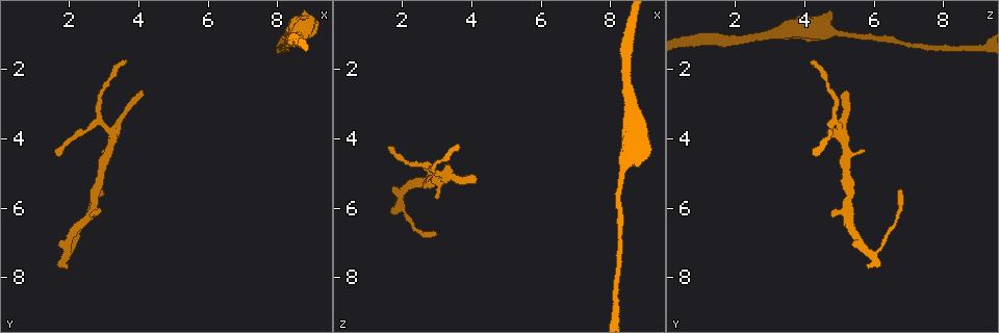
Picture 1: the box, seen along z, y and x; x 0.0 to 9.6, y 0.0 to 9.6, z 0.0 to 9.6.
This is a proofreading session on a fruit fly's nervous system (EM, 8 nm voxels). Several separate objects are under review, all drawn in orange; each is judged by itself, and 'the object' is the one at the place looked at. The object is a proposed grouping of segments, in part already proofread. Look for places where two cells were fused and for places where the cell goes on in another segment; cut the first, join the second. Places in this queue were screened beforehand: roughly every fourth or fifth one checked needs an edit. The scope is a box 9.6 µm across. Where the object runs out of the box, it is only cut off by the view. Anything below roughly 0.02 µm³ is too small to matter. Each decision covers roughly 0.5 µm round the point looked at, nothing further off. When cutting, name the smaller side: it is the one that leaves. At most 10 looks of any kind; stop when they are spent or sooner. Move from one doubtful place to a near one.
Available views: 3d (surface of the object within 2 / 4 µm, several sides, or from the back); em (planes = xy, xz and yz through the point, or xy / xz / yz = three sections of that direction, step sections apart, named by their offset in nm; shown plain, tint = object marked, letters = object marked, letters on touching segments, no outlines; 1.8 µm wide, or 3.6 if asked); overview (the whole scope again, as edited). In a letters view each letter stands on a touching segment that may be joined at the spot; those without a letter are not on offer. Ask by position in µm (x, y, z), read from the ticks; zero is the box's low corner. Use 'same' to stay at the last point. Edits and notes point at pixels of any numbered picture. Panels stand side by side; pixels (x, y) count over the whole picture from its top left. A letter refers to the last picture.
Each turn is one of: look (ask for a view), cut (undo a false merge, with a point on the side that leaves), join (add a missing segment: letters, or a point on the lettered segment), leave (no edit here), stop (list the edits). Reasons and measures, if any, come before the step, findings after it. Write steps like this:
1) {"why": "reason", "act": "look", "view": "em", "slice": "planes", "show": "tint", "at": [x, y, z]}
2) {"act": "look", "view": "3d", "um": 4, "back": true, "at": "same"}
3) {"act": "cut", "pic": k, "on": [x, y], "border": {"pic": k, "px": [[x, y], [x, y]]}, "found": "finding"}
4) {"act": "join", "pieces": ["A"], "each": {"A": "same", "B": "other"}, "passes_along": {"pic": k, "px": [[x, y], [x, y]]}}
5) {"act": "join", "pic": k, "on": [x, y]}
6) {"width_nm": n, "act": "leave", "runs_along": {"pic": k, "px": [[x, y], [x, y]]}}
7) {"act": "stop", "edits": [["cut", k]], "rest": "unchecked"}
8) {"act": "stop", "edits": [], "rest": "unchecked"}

{"why": "branch stops here", "act": "look", "view": "3d", "um": 2, "back": true, "at": [2.55, 6.25, 4.80]}

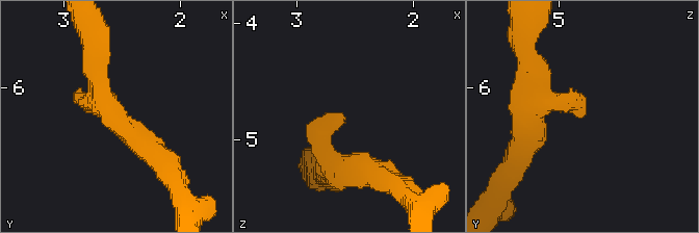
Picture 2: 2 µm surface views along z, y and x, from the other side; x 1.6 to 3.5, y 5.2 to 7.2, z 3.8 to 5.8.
{"arm_widths_nm": [190, 220], "act": "look", "view": "em", "slice": "planes", "show": "letters", "at": [2.62, 6.26, 4.82]}

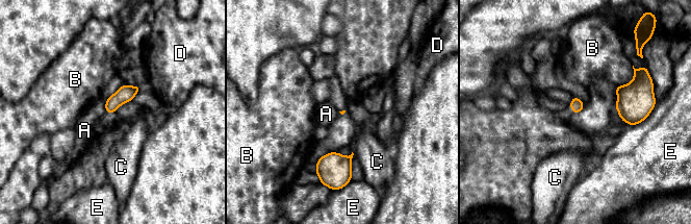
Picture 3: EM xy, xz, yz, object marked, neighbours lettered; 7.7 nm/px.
{"act": "leave", "each": {"A": "other", "B": "other", "C": "other", "D": "other", "E": "other"}, "border": {"pic": 3, "px": [[104, 106], [106, 112]]}, "found": "none of them fits"}

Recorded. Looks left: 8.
{"act": "look", "view": "3d", "um": 4, "at": [1.60, 4.45, 4.25]}

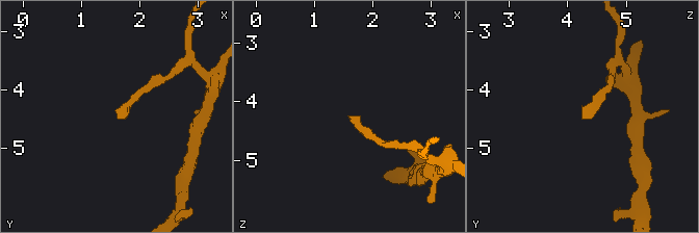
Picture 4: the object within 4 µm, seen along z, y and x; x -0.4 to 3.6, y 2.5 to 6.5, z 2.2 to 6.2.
{"act": "look", "view": "em", "slice": "planes", "show": "tint", "at": [1.65, 4.45, 4.25]}

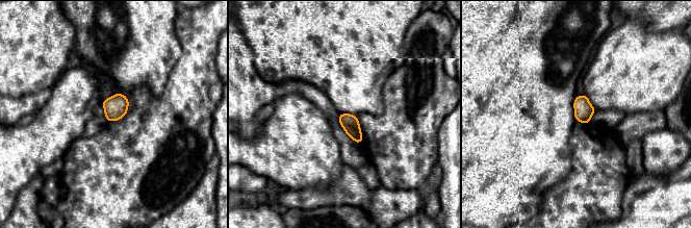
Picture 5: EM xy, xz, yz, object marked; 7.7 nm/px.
{"act": "look", "view": "em", "slice": "planes", "show": "letters", "at": "same"}

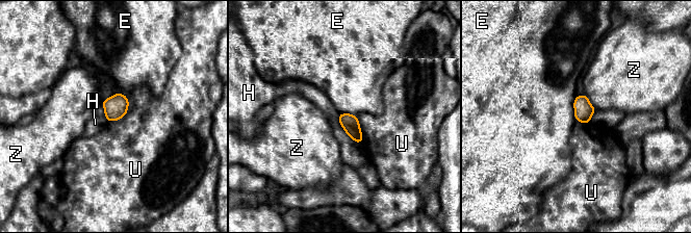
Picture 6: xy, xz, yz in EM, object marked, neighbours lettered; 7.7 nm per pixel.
{"width_nm": 140, "act": "leave", "each": {"E": "other", "H": "other", "U": "other", "Z": "other"}, "border": {"pic": 6, "px": [[576, 96], [573, 102], [574, 120]]}, "found": "no lettered segment goes on from it"}

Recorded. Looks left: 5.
{"why": "free end", "act": "look", "view": "em", "slice": "xy", "step": 8, "show": "letters", "at": [4.00, 2.60, 5.20]}

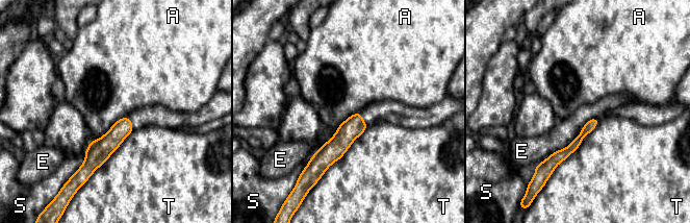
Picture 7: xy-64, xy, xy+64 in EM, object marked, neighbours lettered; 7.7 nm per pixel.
{"act": "leave", "each": {"A": "other", "E": "other", "S": "other", "T": "other"}, "found": "none of them fits"}

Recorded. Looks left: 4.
{"why": "a narrow waist", "act": "look", "view": "3d", "um": 2, "at": [8.25, 1.20, 6.90]}

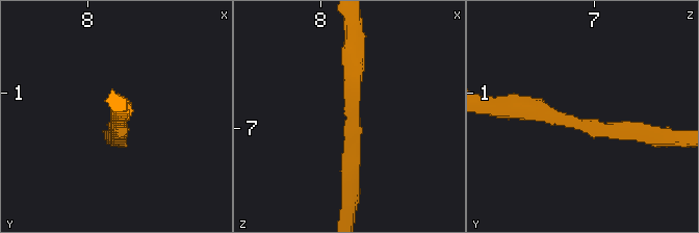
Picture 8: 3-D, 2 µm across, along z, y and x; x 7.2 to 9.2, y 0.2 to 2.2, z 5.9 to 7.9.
{"why": "need the tissue", "act": "look", "view": "em", "um": 3.6, "slice": "planes", "show": "tint", "at": [8.26, 1.20, 6.90]}

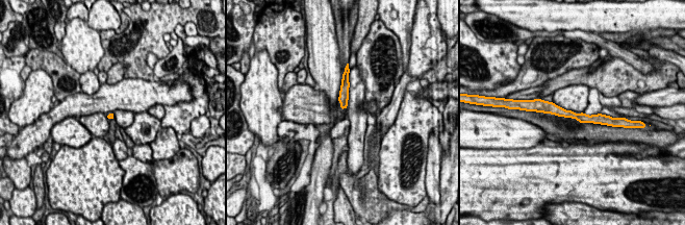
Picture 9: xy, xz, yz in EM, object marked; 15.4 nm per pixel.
{"why": "see the neighbours", "act": "look", "view": "em", "um": 3.6, "slice": "planes", "show": "letters", "at": "same"}

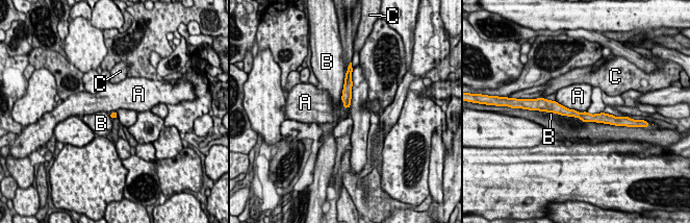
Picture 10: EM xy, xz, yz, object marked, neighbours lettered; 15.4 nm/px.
{"width_nm": 100, "act": "leave", "each": {"A": "other", "B": "other", "C": "other"}, "border": {"pic": 10, "px": [[556, 100], [569, 108], [586, 112]]}, "found": "one cell here"}

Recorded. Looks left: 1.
{"act": "stop", "edits": [], "rest": "unchecked"}

